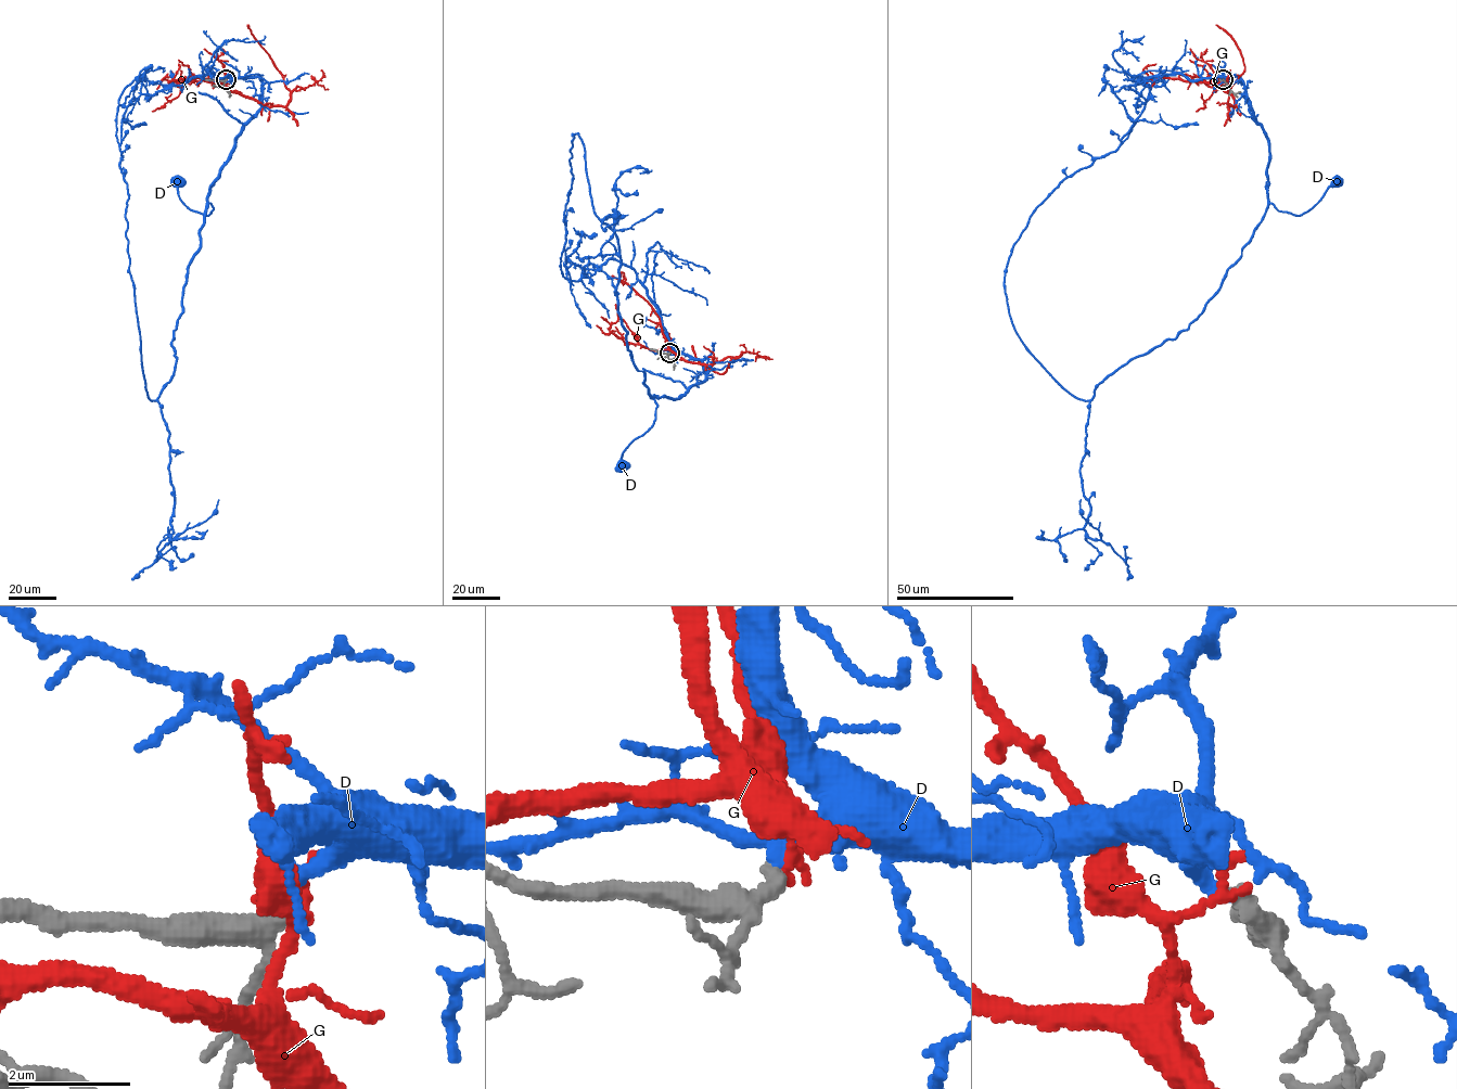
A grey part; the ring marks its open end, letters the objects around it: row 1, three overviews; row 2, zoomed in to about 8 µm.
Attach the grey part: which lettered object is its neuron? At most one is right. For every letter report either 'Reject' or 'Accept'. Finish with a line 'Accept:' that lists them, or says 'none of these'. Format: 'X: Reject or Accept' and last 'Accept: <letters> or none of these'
D: Accept
G: Reject
Accept: D

